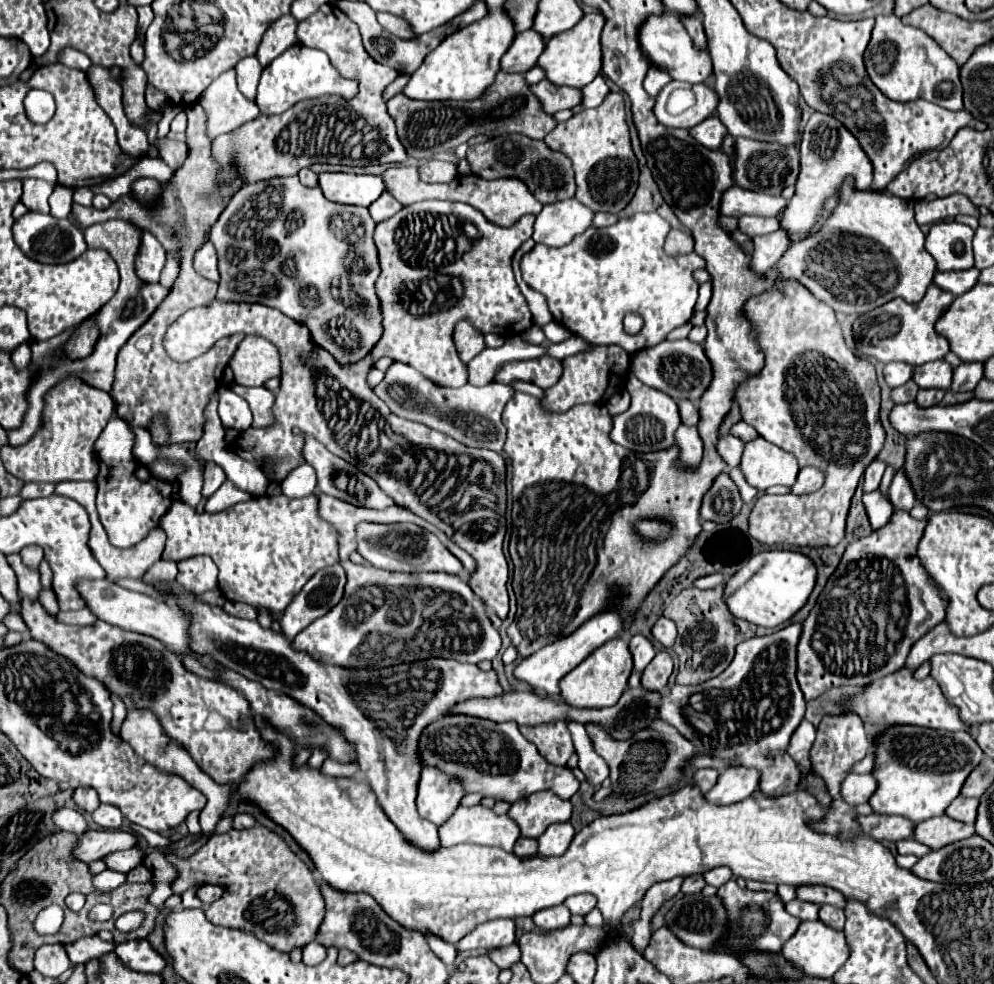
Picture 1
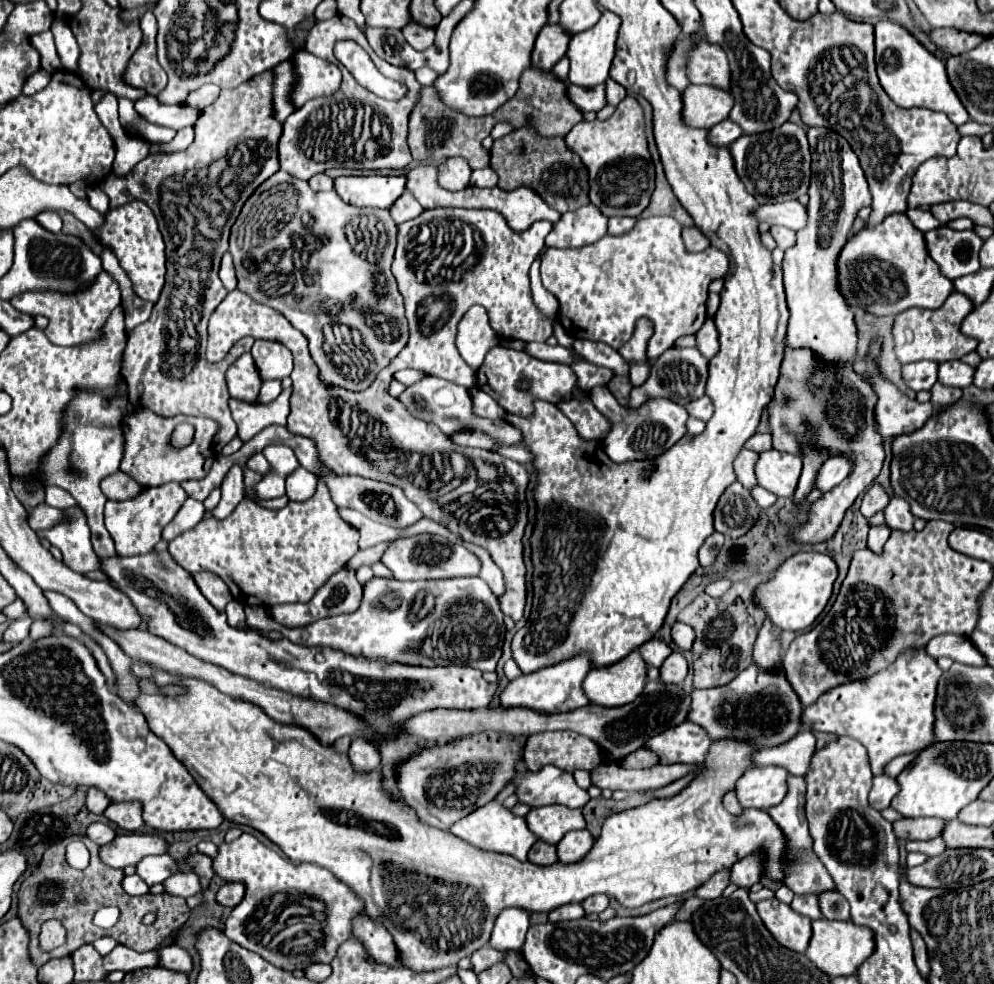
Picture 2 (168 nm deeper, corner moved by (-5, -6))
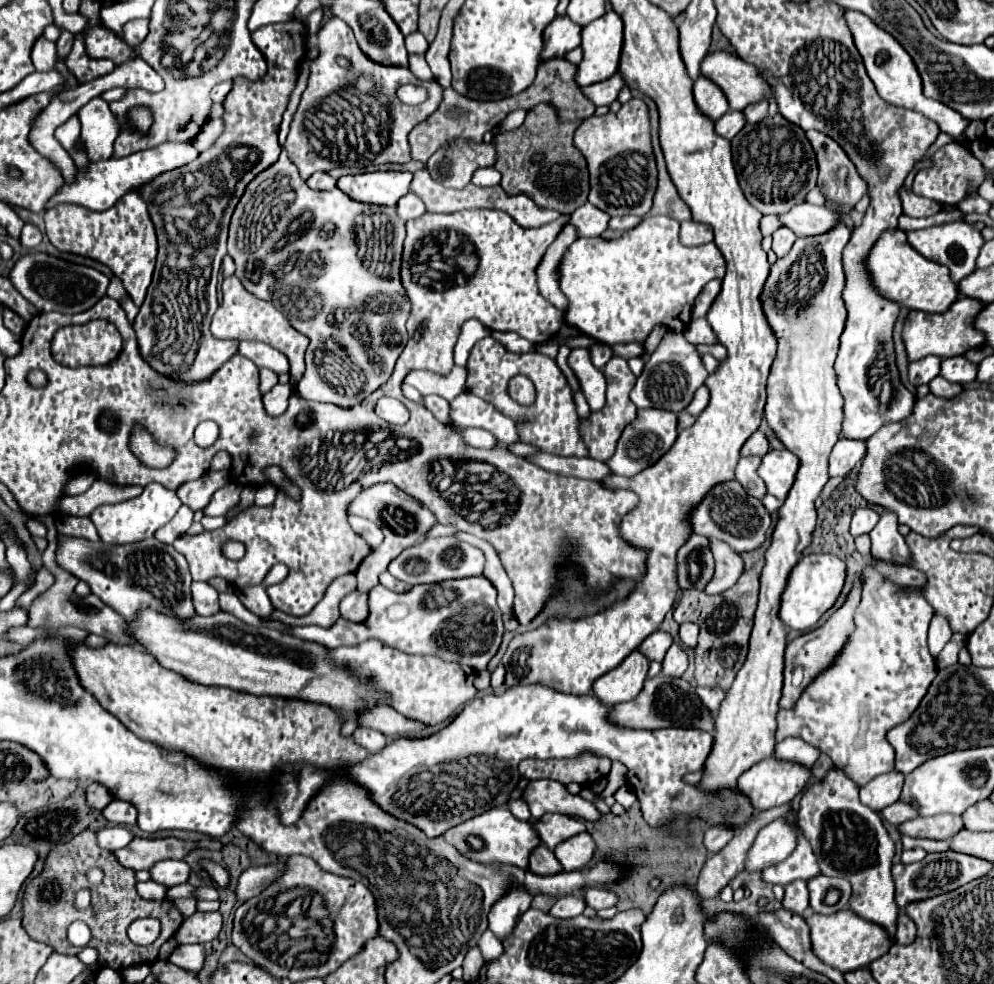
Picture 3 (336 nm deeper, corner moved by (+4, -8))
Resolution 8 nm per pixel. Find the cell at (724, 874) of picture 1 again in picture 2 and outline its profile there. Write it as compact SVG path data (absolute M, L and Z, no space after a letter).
M749 855L745 859L741 859L739 863L735 863L729 871L729 881L737 887L751 887L753 883L757 883L761 879L761 863L759 855Z

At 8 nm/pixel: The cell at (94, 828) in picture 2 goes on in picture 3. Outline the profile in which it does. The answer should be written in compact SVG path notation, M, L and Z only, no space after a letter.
M104 827L98 831L98 845L110 851L126 847L134 839L134 833L126 827Z

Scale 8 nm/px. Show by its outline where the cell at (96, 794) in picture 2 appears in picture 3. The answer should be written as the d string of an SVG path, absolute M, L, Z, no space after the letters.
M90 783L90 785L88 785L86 797L88 797L88 803L90 803L94 809L104 809L104 807L112 801L110 791L108 791L104 785L98 785L98 783Z

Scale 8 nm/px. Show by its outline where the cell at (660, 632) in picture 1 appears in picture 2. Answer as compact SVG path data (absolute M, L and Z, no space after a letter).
M675 623L675 625L671 627L671 639L673 639L673 643L675 643L681 651L685 651L685 649L689 649L689 647L693 645L695 633L693 633L693 629L691 629L689 625L685 625L685 623Z

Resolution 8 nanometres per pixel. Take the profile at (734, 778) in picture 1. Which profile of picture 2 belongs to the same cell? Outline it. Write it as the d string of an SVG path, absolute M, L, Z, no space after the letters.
M751 767L739 777L735 793L741 807L767 811L785 797L787 771L781 767Z

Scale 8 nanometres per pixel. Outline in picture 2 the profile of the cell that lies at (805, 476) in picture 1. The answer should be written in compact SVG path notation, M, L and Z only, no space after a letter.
M837 455L827 459L819 469L819 475L815 477L815 489L819 489L821 493L827 493L835 485L839 485L849 475L849 471L851 471L851 463L845 457Z

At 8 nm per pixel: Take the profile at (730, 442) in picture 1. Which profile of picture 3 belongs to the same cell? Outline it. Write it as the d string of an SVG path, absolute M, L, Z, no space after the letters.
M740 457L738 467L736 467L736 479L744 485L744 489L752 497L758 497L758 499L762 499L766 495L766 485L756 473L760 463L762 463L760 457Z

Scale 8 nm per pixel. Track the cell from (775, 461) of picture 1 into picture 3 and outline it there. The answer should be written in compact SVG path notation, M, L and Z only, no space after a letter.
M780 449L764 455L758 475L764 479L768 493L784 501L790 493L790 485L794 485L796 471L798 471L798 457L788 449Z

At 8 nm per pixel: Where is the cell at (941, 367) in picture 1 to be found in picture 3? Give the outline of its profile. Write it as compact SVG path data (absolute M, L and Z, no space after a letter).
M964 355L950 357L950 359L942 361L940 375L946 377L948 381L954 381L954 383L972 383L976 379L976 373L978 373L978 365L970 363Z

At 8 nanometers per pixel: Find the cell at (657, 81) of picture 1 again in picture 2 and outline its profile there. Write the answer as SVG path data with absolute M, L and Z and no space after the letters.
M701 33L691 35L691 37L683 37L675 47L675 53L667 61L667 83L671 87L675 87L677 91L685 91L689 85L687 73L685 73L685 55L687 55L689 47L693 45L693 41L697 41L697 39L701 39Z

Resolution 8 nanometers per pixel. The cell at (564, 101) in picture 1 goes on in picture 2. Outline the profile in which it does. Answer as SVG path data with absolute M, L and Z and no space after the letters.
M567 85L567 97L571 99L571 103L575 103L575 107L579 107L579 111L599 111L605 107L605 85L597 85L597 87L575 87L575 85Z

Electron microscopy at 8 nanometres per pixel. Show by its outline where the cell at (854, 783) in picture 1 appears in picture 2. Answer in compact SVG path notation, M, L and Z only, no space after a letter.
M877 775L873 777L873 787L869 791L869 805L877 811L889 807L891 799L897 795L899 785L895 779L887 777L887 775Z

